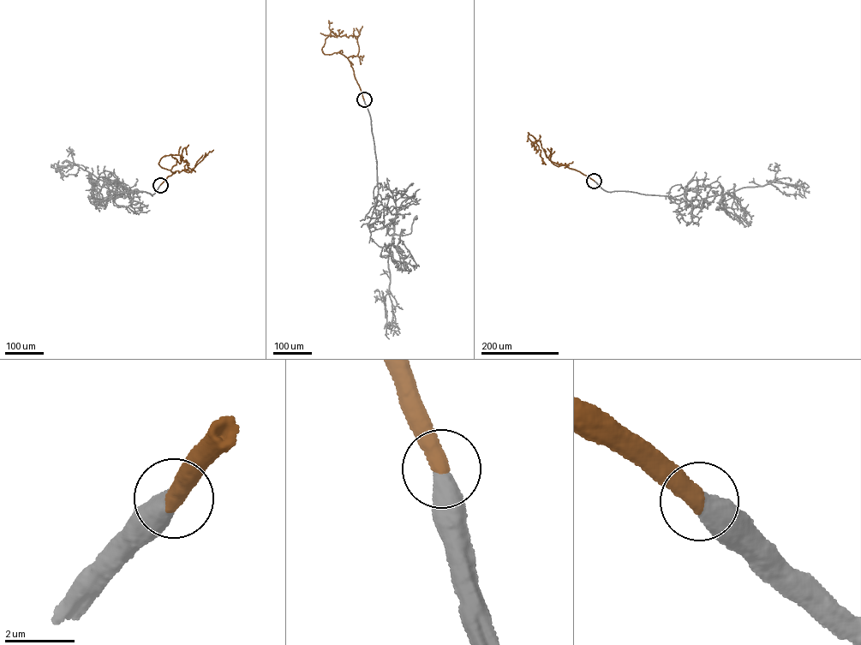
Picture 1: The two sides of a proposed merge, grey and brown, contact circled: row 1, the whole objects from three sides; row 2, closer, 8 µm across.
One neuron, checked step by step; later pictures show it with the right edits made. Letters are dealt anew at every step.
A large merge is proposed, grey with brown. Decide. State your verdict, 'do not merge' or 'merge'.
merge

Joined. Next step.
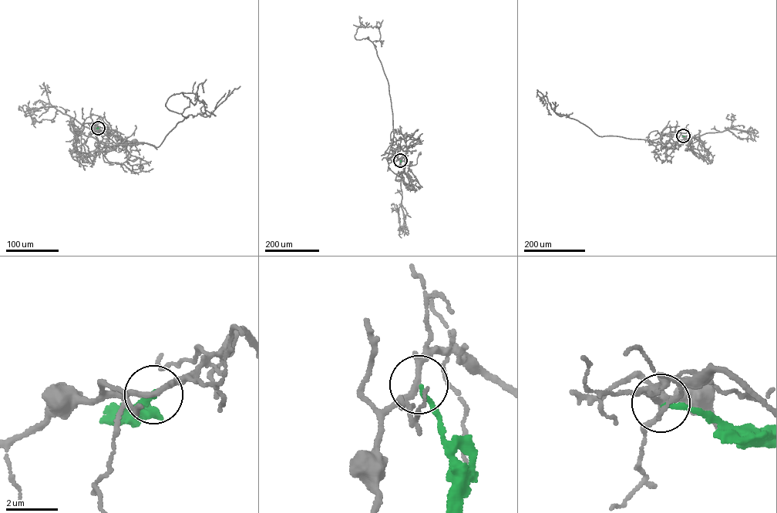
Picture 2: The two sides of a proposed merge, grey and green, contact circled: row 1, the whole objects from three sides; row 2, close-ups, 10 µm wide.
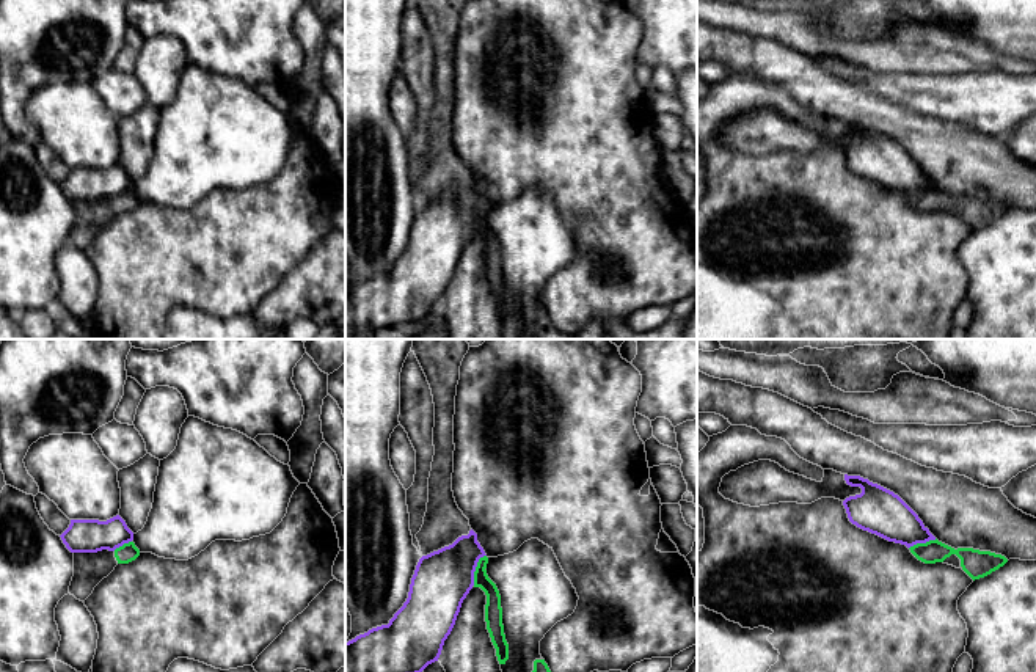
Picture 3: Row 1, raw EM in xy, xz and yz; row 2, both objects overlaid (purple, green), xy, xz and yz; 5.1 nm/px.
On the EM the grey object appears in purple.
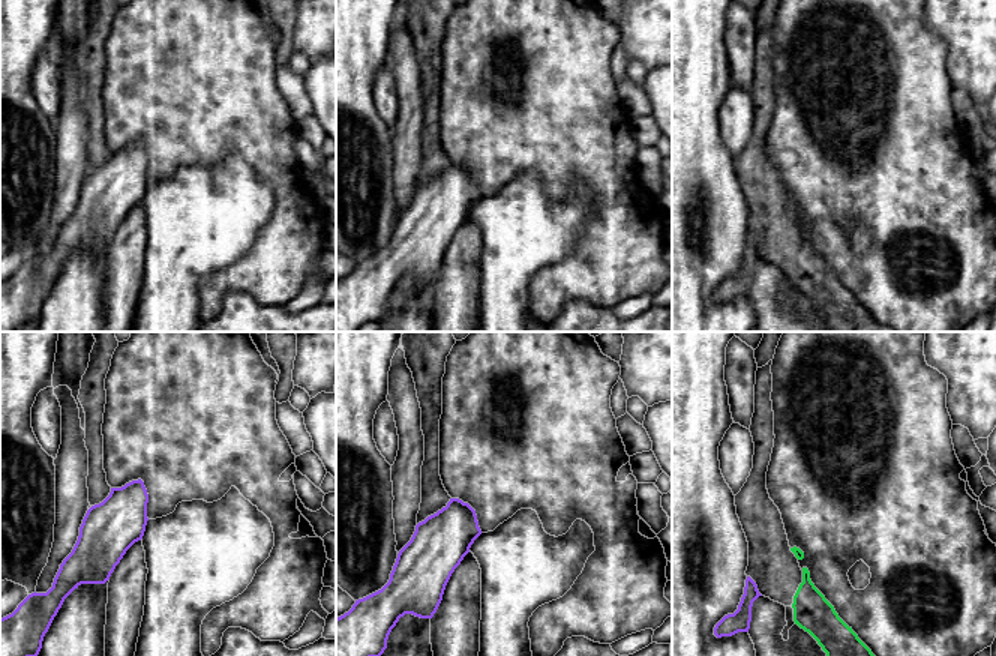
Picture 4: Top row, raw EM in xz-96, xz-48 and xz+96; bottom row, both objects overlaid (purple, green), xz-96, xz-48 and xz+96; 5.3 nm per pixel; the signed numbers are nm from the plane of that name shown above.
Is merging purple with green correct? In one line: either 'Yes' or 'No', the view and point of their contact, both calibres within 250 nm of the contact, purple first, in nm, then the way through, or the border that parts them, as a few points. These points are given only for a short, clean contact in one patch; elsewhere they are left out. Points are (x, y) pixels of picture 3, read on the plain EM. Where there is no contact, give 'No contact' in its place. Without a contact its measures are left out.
No. Touches purple at xz (474, 217). Thickness 300 nm (purple) against 100 nm. Boundary: xz (485, 203), (477, 211), (473, 233)

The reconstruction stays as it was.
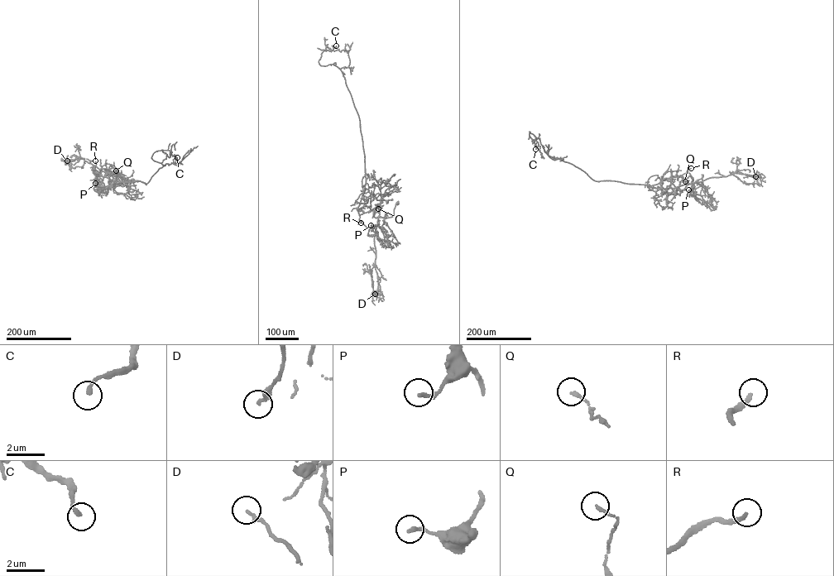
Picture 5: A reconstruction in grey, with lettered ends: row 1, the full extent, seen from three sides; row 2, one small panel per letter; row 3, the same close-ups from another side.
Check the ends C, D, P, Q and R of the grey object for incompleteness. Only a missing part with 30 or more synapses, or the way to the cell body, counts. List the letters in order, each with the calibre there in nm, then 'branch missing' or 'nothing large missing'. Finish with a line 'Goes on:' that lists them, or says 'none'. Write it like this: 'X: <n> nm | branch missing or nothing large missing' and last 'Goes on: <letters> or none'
C: 200 nm | nothing large missing
D: 190 nm | nothing large missing
P: 180 nm | nothing large missing
Q: 160 nm | nothing large missing
R: 240 nm | branch missing
Goes on: R

